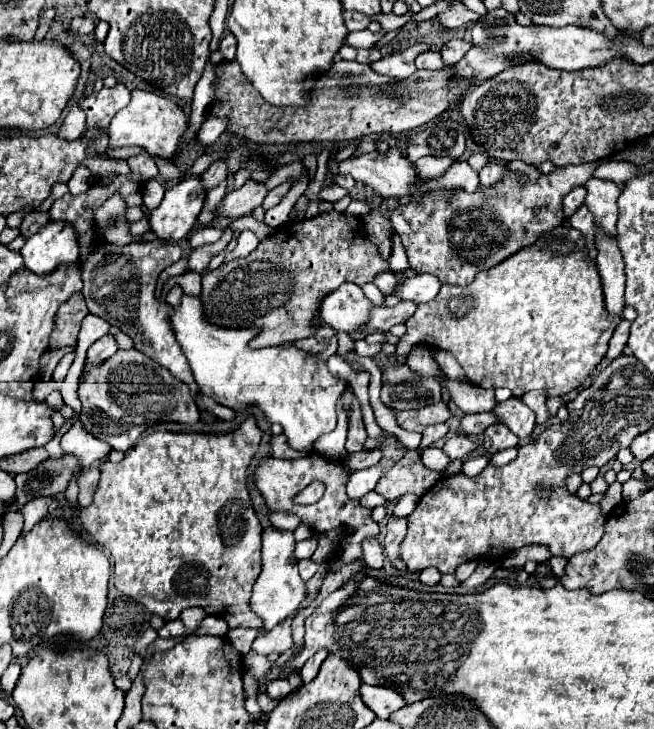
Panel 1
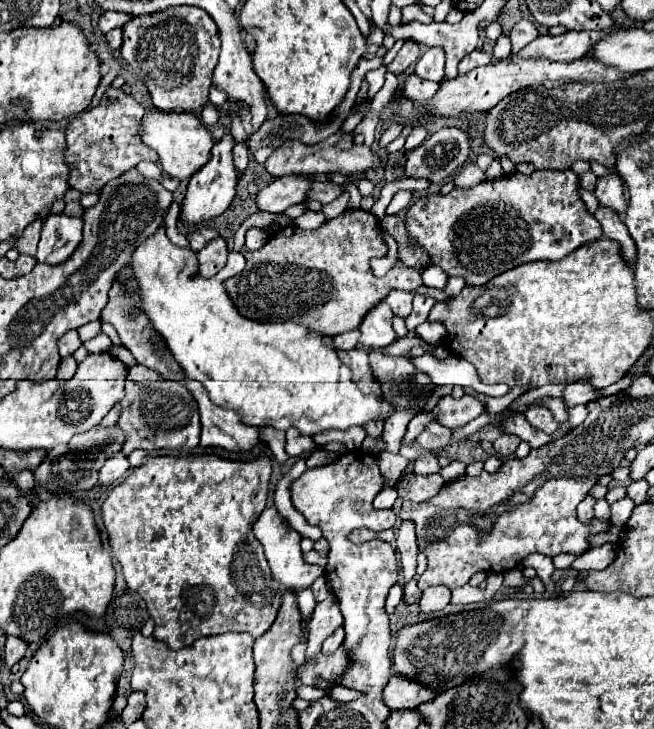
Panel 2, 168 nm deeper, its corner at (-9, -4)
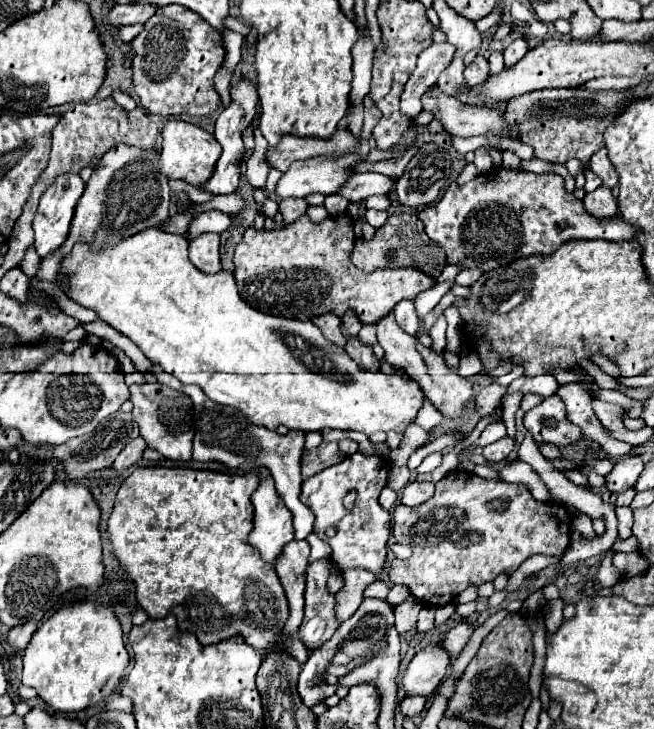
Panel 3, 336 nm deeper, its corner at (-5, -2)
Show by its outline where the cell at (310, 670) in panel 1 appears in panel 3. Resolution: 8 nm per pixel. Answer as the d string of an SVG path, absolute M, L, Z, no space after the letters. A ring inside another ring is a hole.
M350 569L342 577L344 587L336 593L338 607L334 607L338 623L344 623L346 619L350 619L350 615L354 615L364 599L364 589L376 581L376 577L366 569Z

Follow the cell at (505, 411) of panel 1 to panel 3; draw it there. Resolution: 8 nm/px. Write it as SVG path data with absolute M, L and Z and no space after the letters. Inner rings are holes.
M550 395L540 405L530 409L524 415L524 427L534 435L538 445L552 443L562 447L582 435L580 429L566 419L566 409L558 395Z

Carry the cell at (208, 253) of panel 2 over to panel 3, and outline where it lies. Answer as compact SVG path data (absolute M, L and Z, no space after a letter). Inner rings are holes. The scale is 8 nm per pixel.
M202 233L190 241L190 261L204 273L218 273L220 253L218 253L220 237L218 233Z

